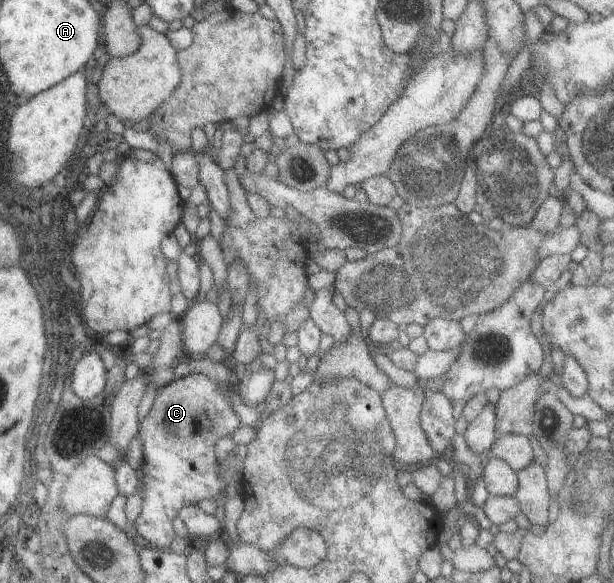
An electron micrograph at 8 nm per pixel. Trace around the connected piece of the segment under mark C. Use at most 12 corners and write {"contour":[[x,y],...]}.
{"contour":[[190,373],[138,422],[142,506],[167,549],[184,505],[224,498],[213,448],[241,426],[233,387]]}

